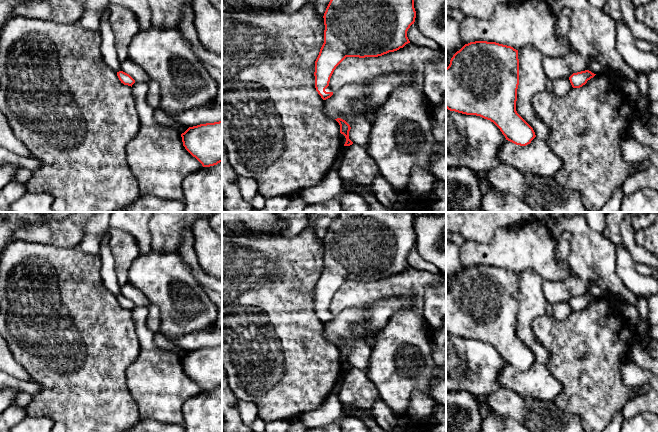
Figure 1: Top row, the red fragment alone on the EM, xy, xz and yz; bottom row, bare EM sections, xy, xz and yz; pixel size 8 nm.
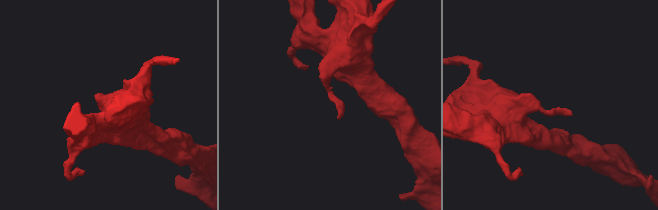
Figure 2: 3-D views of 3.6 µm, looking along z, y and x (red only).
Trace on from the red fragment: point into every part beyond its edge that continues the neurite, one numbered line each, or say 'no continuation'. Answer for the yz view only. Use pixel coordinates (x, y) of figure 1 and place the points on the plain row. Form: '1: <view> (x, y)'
no continuation

